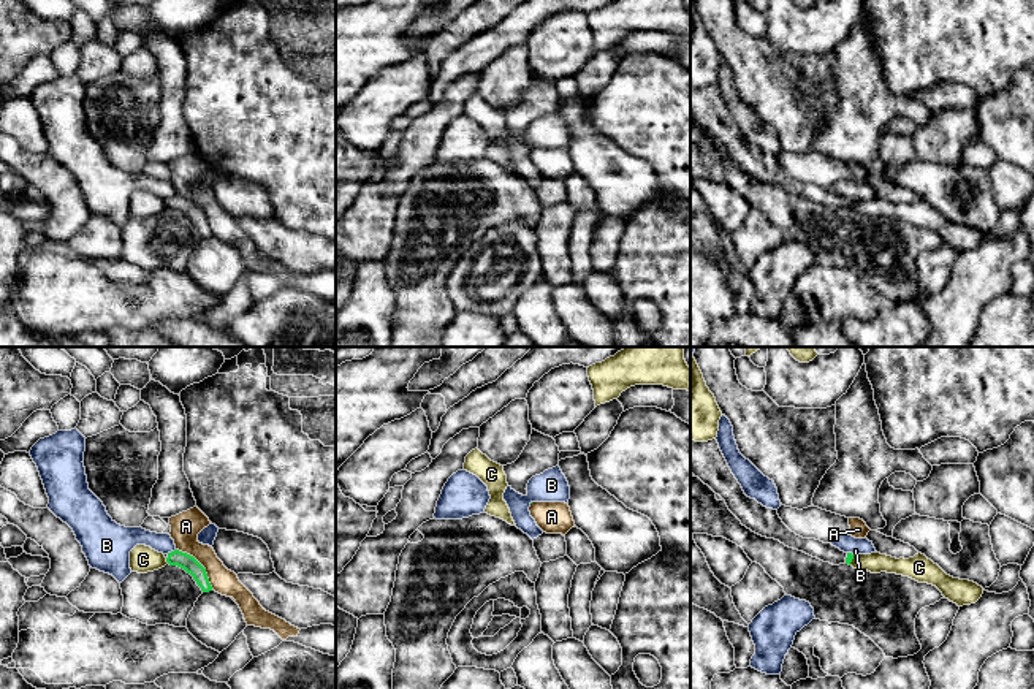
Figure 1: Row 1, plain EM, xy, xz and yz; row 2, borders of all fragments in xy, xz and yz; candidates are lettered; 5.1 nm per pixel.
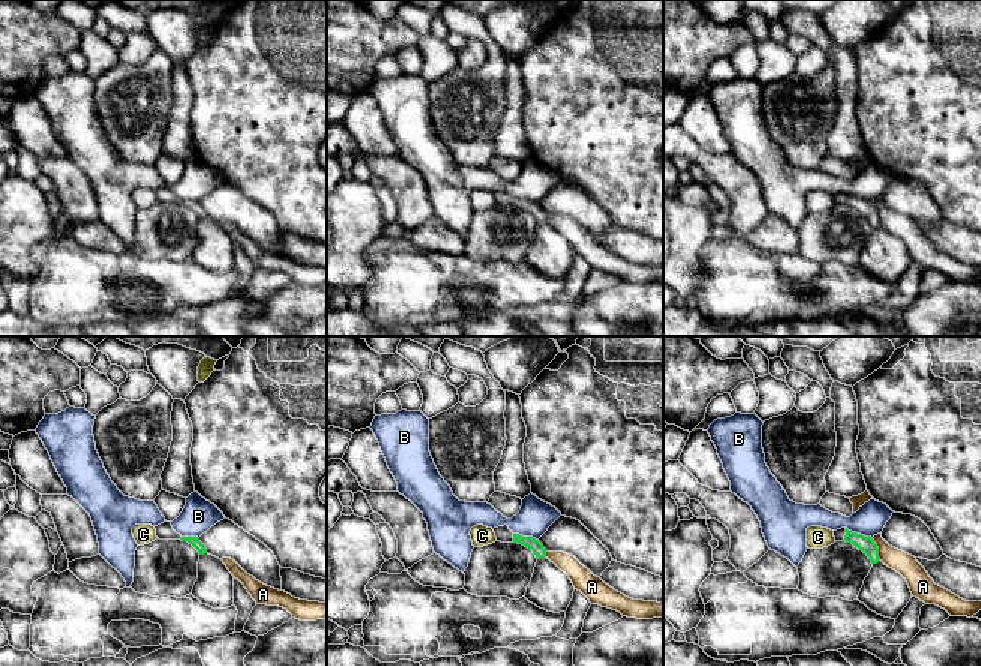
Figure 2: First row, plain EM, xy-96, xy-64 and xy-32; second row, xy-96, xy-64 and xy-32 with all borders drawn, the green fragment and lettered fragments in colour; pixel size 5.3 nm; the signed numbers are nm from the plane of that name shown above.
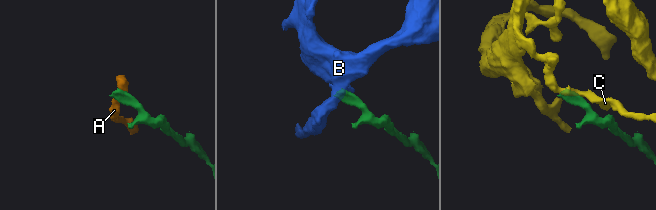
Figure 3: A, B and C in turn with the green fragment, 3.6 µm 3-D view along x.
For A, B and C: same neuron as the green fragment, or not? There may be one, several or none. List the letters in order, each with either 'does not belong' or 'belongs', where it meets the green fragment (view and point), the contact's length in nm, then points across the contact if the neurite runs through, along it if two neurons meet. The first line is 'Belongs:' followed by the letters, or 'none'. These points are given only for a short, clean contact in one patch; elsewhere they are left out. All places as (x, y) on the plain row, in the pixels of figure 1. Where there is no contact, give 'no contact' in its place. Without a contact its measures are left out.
Belongs: none
A: does not belong; meets green in xy at (200, 209); contact 280 nm long
B: does not belong; meets green in xy at (171, 197); contact 50 nm long; border along xy (174, 194), (167, 198)
C: does not belong; meets green in xy at (167, 206); contact 40 nm long; border along xy (165, 203), (168, 208)

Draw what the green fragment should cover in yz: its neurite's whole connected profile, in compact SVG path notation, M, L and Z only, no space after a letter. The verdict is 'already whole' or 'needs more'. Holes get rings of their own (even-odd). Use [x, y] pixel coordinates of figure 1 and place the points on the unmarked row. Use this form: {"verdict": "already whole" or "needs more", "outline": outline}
{"verdict": "needs more", "outline": "M716 84L708 87L690 86L690 117L719 139L728 155L752 177L779 185L785 192L823 207L850 211L852 198L844 198L831 188L796 181L782 168L777 155L766 154L755 144L747 143L732 119Z"}

